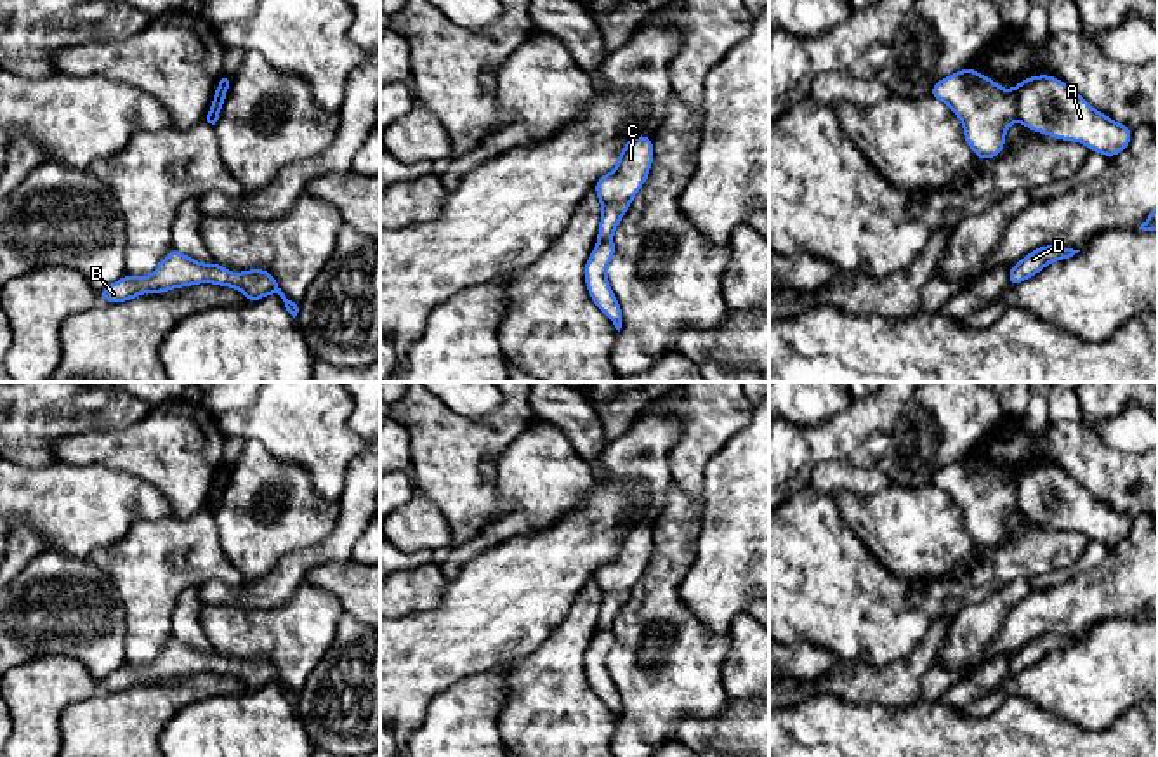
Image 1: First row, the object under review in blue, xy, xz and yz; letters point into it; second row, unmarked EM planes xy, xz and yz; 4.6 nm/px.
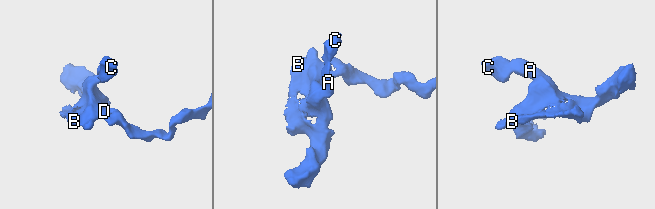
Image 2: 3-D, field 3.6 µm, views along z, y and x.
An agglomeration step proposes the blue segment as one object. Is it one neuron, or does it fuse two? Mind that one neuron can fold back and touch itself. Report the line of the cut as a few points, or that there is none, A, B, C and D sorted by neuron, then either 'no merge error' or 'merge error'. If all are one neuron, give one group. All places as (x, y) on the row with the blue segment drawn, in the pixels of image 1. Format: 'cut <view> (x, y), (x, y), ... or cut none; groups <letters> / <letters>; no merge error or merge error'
cut yz (1013, 91), (1018, 118); groups A B D / C; merge error

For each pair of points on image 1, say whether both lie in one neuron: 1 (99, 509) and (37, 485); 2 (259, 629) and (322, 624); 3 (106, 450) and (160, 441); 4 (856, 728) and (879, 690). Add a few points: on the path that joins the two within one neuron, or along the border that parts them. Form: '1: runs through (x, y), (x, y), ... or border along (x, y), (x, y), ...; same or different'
1: runs through (84, 509), (73, 509), (59, 500), (52, 500); same
2: runs through (275, 629), (302, 629), (306, 625); same
3: runs through (120, 448), (146, 448); same
4: border along (848, 700), (888, 707), (912, 705); different

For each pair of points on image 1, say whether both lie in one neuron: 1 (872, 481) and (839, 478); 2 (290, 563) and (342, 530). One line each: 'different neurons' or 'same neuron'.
1: same neuron
2: same neuron

